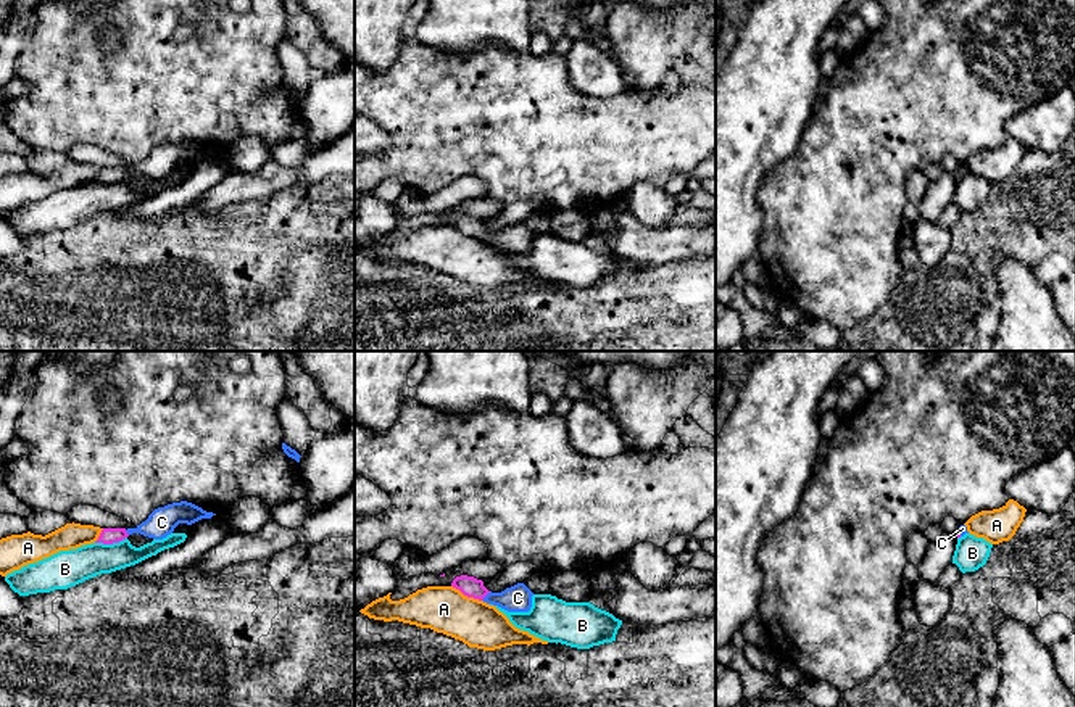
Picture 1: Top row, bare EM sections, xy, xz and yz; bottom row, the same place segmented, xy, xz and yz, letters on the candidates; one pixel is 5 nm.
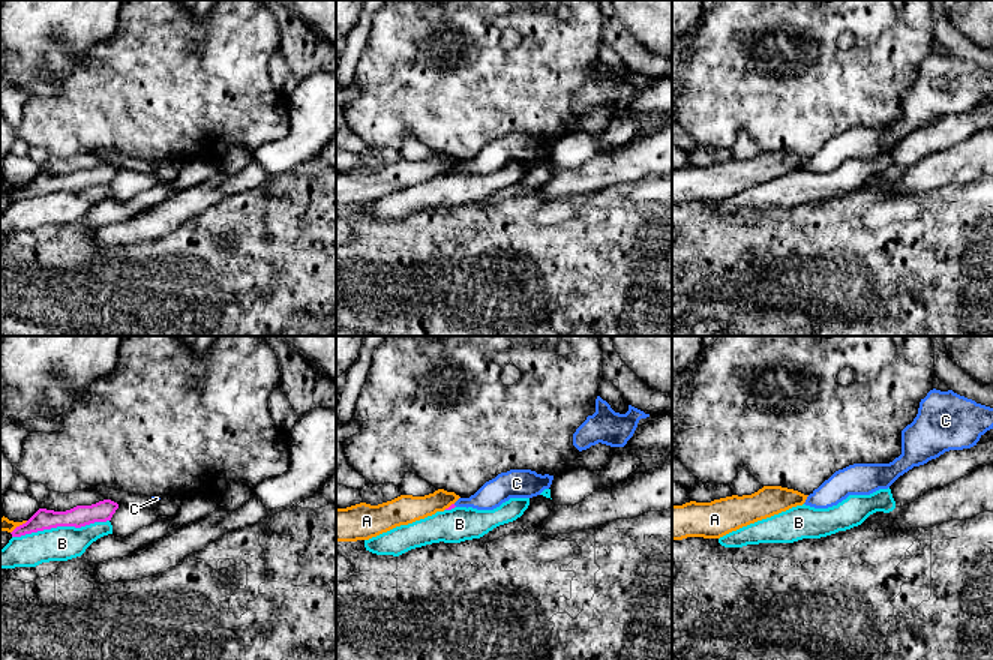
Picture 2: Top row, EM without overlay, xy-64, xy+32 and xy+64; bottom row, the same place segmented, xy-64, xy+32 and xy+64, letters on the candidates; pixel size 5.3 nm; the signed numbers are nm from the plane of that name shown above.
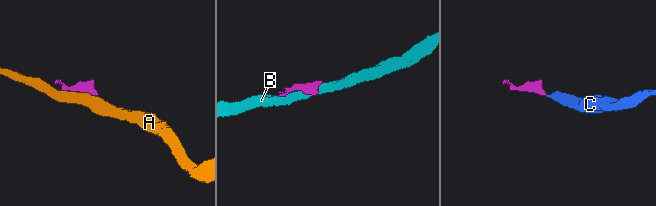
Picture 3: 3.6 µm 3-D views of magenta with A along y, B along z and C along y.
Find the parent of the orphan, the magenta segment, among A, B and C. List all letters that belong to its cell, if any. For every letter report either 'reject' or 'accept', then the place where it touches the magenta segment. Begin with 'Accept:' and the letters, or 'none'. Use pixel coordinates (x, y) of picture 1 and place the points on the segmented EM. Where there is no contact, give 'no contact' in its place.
Accept: C
A: reject | xz (466, 595)
B: reject | xy (110, 543)
C: accept | xz (485, 595)

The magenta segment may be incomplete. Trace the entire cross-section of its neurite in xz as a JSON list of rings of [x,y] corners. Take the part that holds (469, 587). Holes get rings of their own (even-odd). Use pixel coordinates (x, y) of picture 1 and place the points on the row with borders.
[[[461,575],[453,580],[451,586],[467,597],[498,606],[508,612],[529,612],[532,607],[533,593],[524,583],[517,583],[501,593],[492,593],[484,586],[482,580]]]

